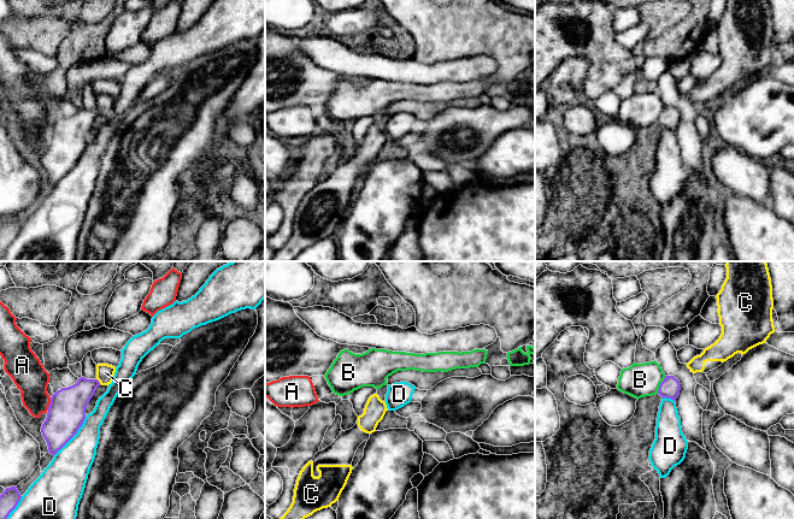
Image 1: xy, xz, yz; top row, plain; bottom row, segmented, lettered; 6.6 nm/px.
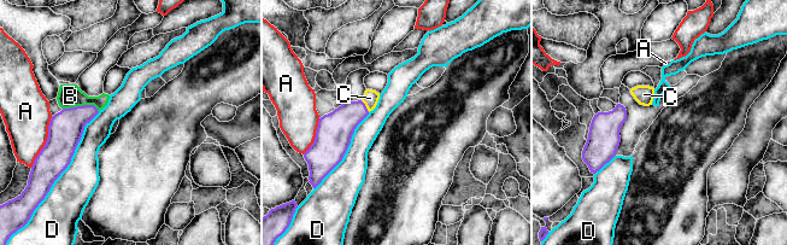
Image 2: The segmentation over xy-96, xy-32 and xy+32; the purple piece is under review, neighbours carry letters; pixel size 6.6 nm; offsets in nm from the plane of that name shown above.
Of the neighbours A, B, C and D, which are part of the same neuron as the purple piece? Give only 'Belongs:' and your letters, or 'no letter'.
Belongs: C

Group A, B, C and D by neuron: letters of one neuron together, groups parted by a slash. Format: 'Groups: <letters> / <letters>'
Groups: A / B / C / D

